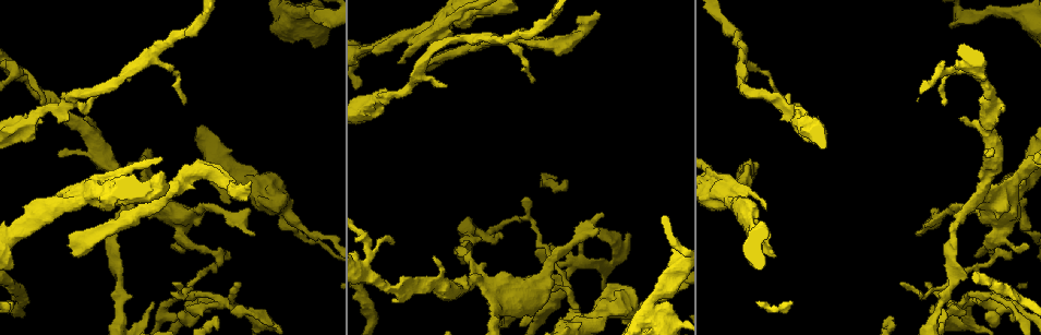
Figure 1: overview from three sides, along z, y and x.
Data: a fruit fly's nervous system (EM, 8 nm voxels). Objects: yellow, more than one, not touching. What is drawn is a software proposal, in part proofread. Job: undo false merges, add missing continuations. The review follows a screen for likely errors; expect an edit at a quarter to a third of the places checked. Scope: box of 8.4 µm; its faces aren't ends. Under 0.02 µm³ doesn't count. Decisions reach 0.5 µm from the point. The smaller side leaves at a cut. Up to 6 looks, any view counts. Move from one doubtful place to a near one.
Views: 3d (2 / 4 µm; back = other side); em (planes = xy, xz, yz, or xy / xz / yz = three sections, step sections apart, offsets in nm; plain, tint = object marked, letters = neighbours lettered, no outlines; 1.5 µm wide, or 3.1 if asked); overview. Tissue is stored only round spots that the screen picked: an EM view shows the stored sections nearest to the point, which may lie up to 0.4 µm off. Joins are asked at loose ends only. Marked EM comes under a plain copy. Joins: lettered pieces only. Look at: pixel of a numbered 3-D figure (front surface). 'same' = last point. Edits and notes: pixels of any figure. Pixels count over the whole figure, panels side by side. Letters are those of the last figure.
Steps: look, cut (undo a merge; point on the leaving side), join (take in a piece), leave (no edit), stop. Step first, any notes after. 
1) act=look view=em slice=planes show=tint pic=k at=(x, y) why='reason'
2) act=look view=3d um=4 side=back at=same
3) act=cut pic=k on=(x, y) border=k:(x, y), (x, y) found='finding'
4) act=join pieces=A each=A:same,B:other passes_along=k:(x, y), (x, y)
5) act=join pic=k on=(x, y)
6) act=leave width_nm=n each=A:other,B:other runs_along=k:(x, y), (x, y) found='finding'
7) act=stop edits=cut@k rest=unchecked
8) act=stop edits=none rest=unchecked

act=look view=em slice=planes show=letters pic=1 at=(85, 119) why='an open end'

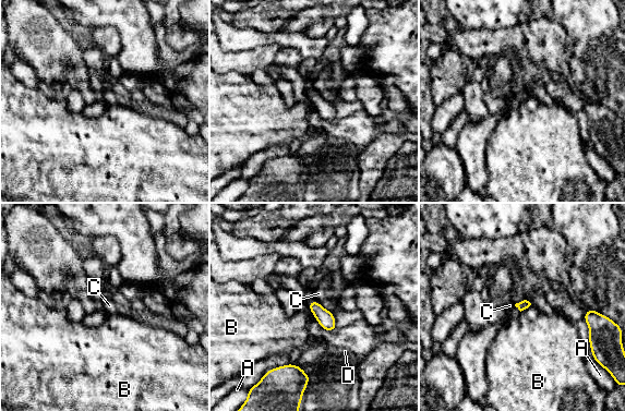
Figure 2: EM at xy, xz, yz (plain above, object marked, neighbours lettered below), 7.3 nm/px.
act=leave longest_contact=C:170nm each=A:other,B:other,C:other,D:other border=2:(530, 304), (520, 312) found='no lettered piece goes on from it'

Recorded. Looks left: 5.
act=look view=3d um=4 side=back pic=1 at=(732, 195) why='calibre changes'

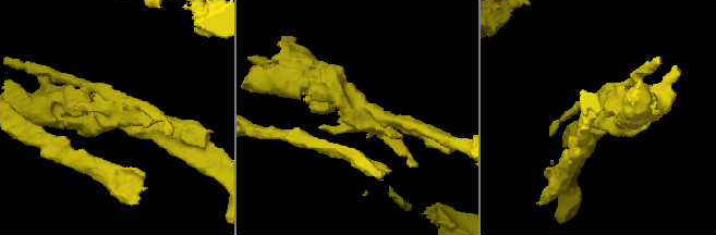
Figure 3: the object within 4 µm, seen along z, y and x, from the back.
act=look view=em slice=xz step=8 show=tint pic=3 at=(125, 119) why='need the tissue'

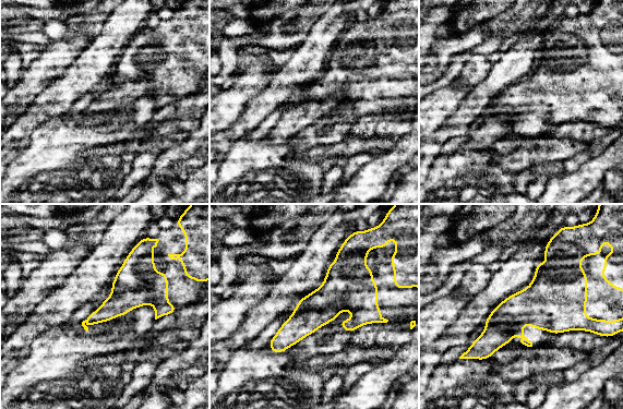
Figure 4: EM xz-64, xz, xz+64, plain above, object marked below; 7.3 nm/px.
act=look view=em slice=planes show=letters at=same why='another direction'

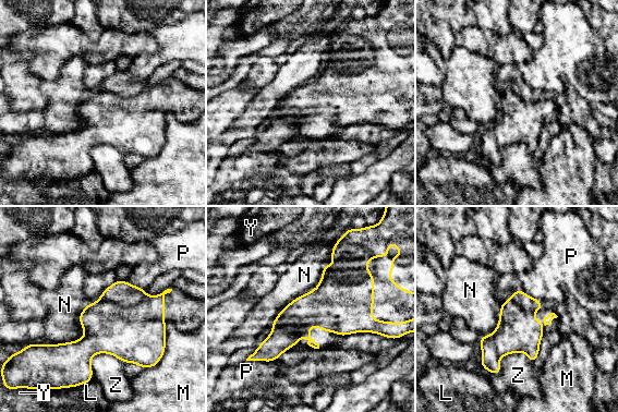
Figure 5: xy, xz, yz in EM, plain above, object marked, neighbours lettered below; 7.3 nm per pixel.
act=cut pic=5 on=(121, 292) each=L:other,M:other,N:other,P:other,Y:other,Z:other border=5:(145, 298), (128, 306), (99, 300) found='a second neuron is stuck on'

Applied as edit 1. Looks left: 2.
act=look view=overview

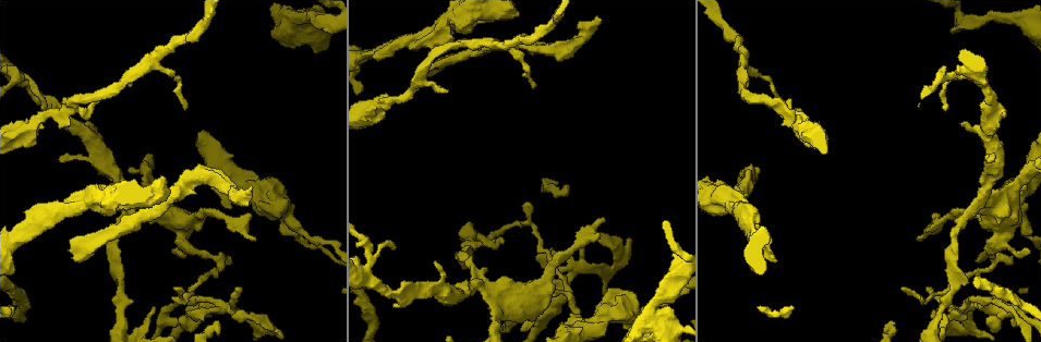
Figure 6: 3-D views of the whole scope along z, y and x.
act=look view=em slice=planes show=letters pic=6 at=(527, 201) why='free end'

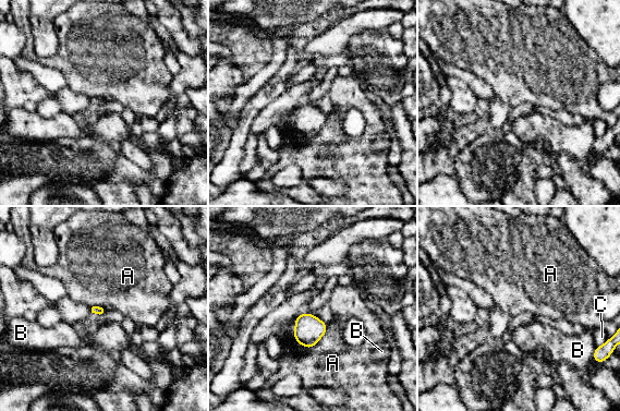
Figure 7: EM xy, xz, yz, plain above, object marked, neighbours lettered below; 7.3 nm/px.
act=leave each=A:other,B:other,C:other found='none of them fits'

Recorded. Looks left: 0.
act=stop edits=cut@5 rest=unchecked

